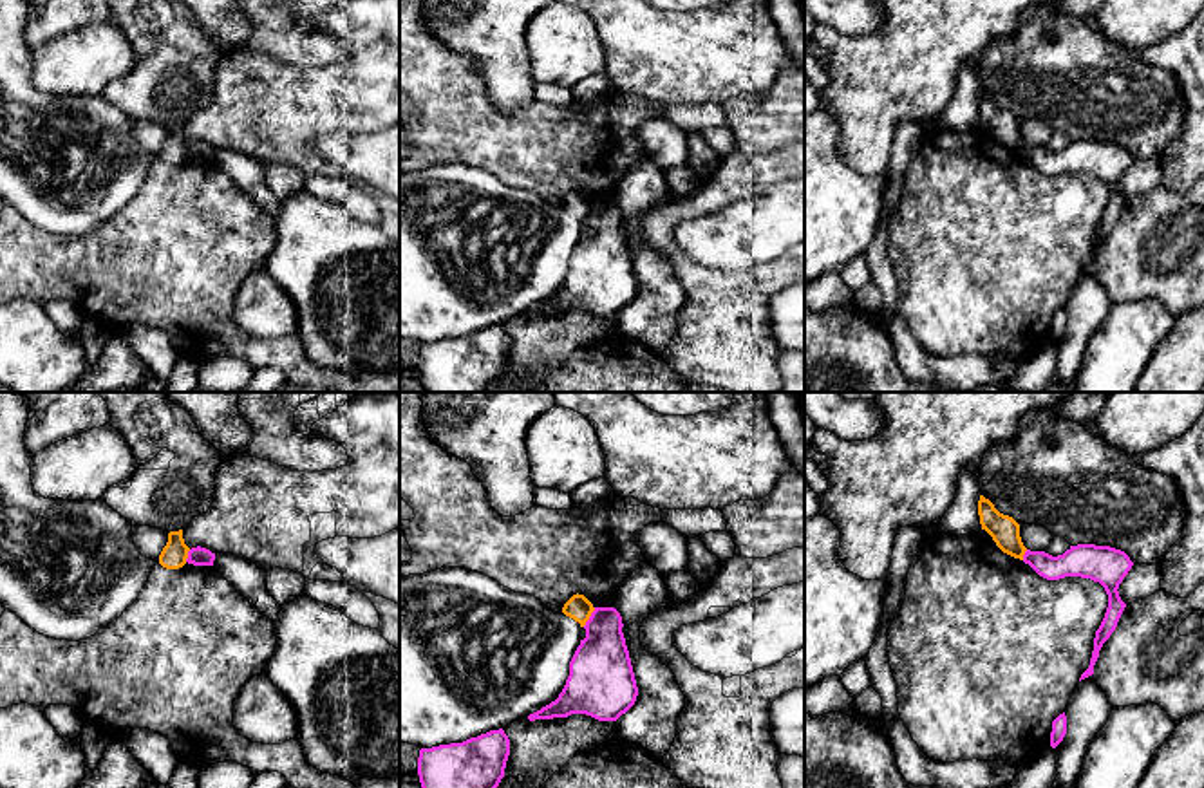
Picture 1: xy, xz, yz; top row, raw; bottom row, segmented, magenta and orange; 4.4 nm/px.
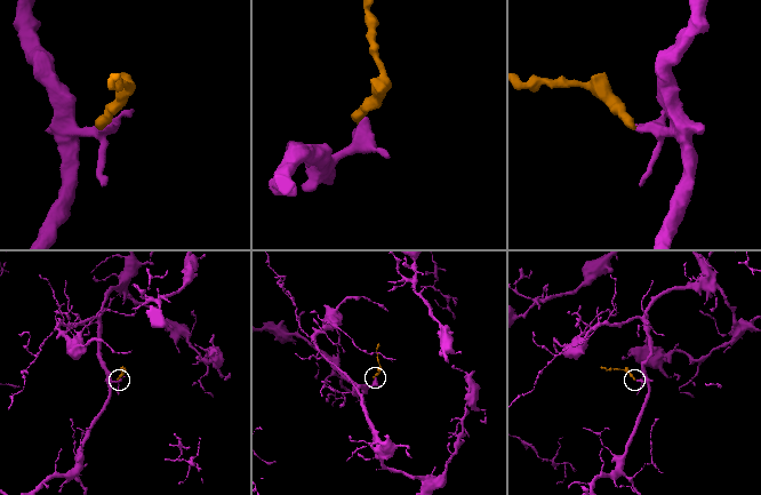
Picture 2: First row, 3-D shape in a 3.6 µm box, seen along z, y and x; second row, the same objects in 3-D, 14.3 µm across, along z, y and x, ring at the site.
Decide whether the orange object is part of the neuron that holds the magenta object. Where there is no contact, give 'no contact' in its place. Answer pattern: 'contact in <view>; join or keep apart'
contact in xz; keep apart

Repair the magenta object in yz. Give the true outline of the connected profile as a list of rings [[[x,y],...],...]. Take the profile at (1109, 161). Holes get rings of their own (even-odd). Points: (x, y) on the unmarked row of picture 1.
[[[1096,139],[1070,141],[1063,150],[1058,152],[1052,152],[1045,146],[1027,145],[1023,150],[1023,157],[1047,175],[1081,172],[1099,177],[1105,183],[1108,190],[1108,202],[1099,224],[1096,226],[1090,260],[1081,269],[1079,277],[1092,271],[1094,260],[1099,253],[1099,246],[1115,226],[1117,217],[1126,202],[1117,184],[1123,174],[1132,164],[1133,157],[1121,145]]]

